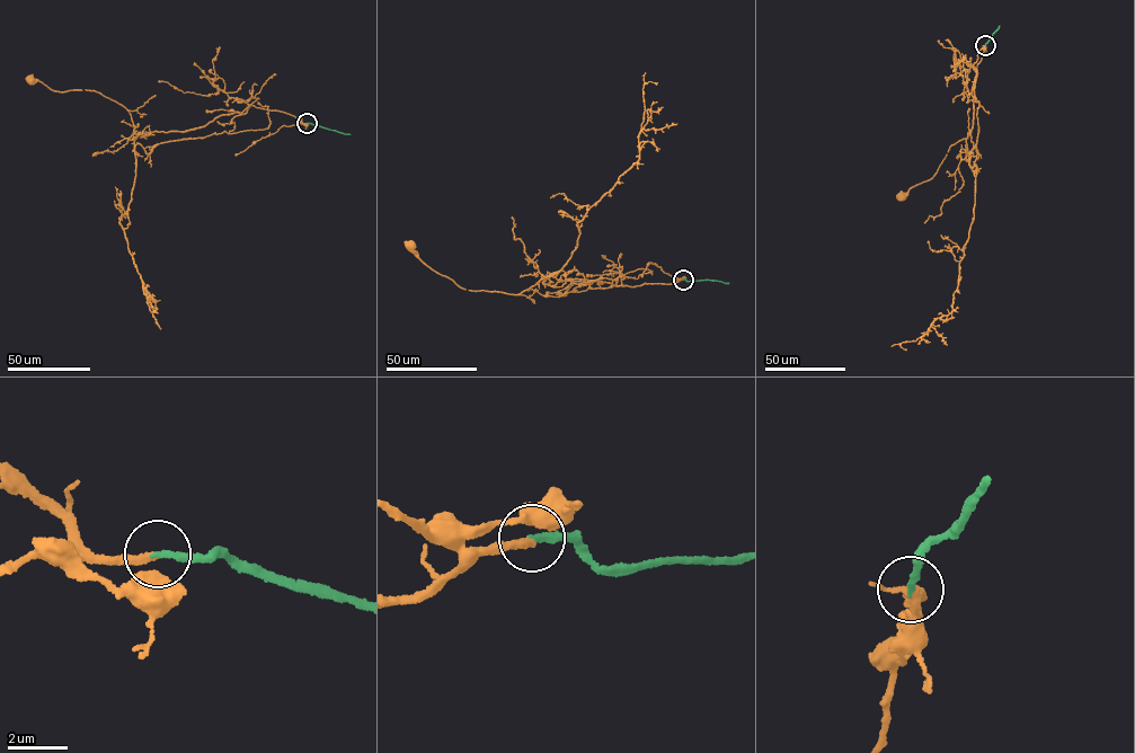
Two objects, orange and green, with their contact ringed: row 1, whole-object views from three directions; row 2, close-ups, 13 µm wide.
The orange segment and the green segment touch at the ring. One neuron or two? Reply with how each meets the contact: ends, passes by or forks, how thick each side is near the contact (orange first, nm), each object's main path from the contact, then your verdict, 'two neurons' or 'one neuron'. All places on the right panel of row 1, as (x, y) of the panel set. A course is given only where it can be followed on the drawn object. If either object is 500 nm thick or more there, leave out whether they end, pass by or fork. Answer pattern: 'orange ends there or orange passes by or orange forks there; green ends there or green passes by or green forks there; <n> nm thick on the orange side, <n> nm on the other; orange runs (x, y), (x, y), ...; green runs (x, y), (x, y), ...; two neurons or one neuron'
orange ends there; green ends there; 280 nm thick on the orange side, 240 nm on the other; orange runs (985, 46), (973, 64), (977, 76), (972, 90), (969, 161), (964, 139), (950, 145), (930, 179), (902, 196); green runs (985, 45), (999, 26); one neuron

